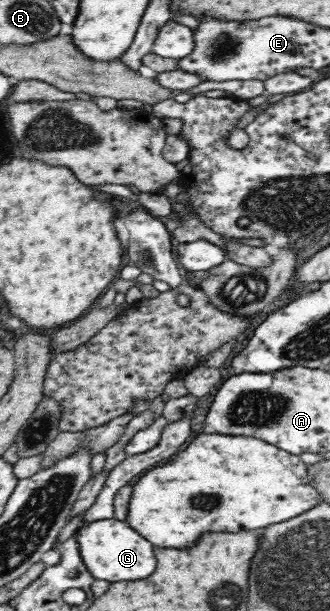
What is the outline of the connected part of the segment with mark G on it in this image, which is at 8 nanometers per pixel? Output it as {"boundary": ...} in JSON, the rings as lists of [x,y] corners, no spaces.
{"boundary":[[[116,518],[90,521],[78,529],[76,534],[78,551],[86,568],[94,579],[104,581],[136,581],[154,573],[154,545],[138,535],[132,526]]]}

